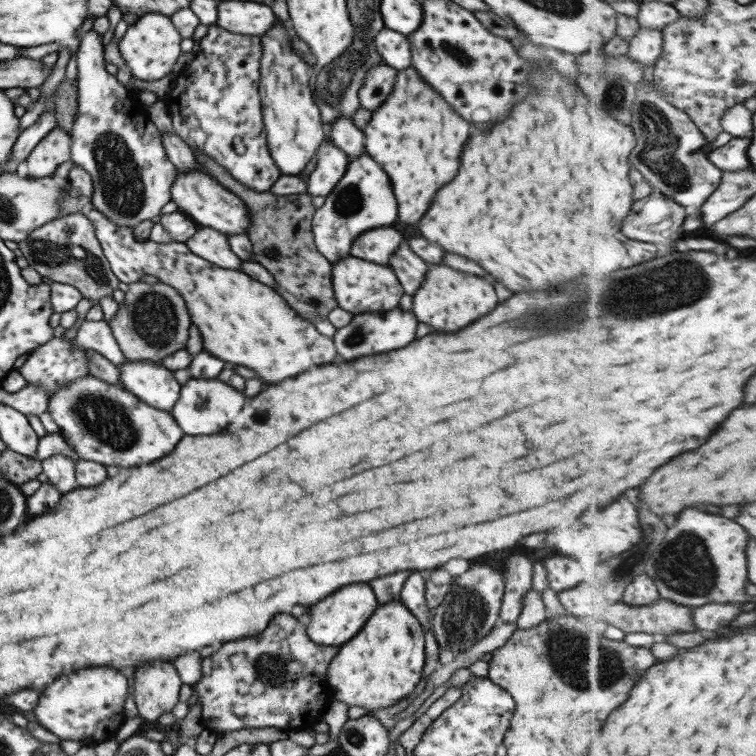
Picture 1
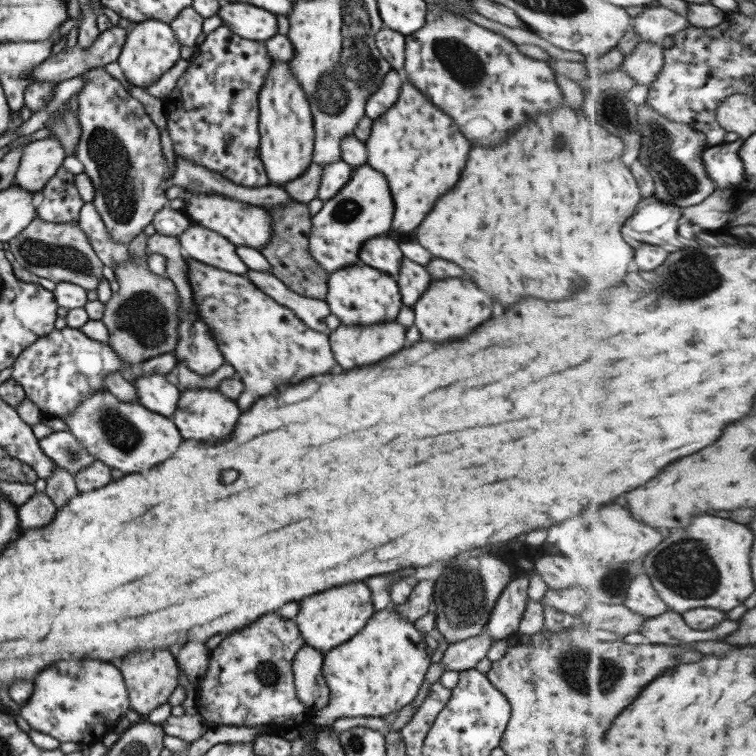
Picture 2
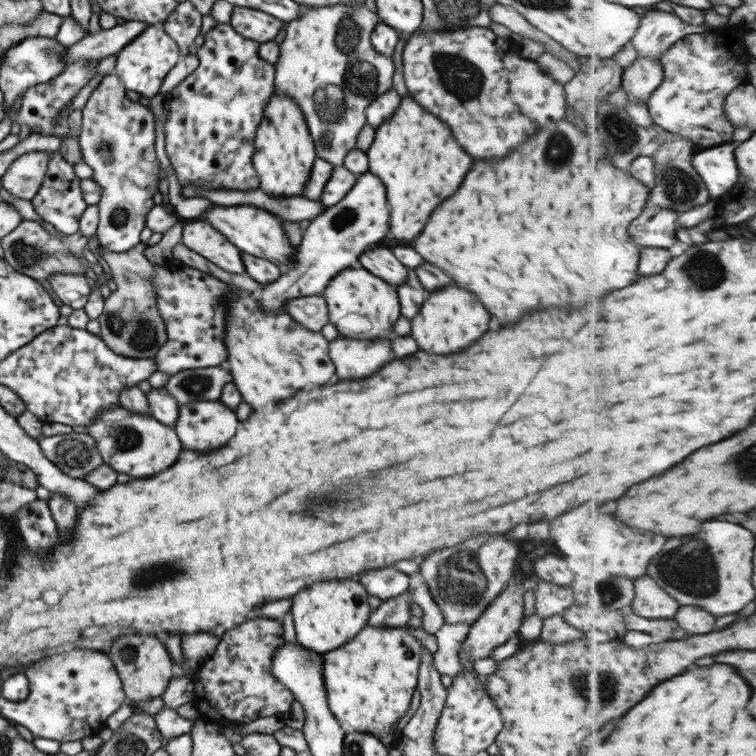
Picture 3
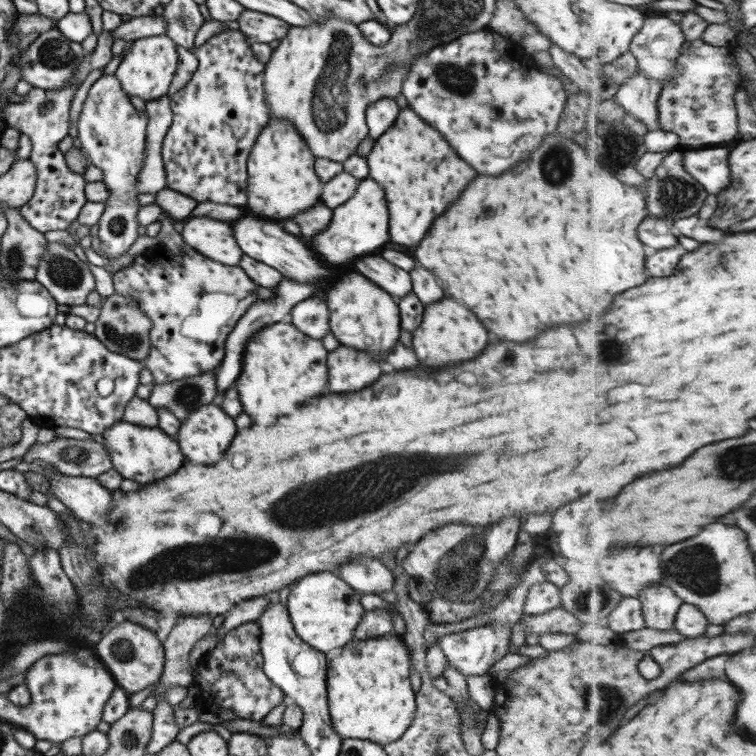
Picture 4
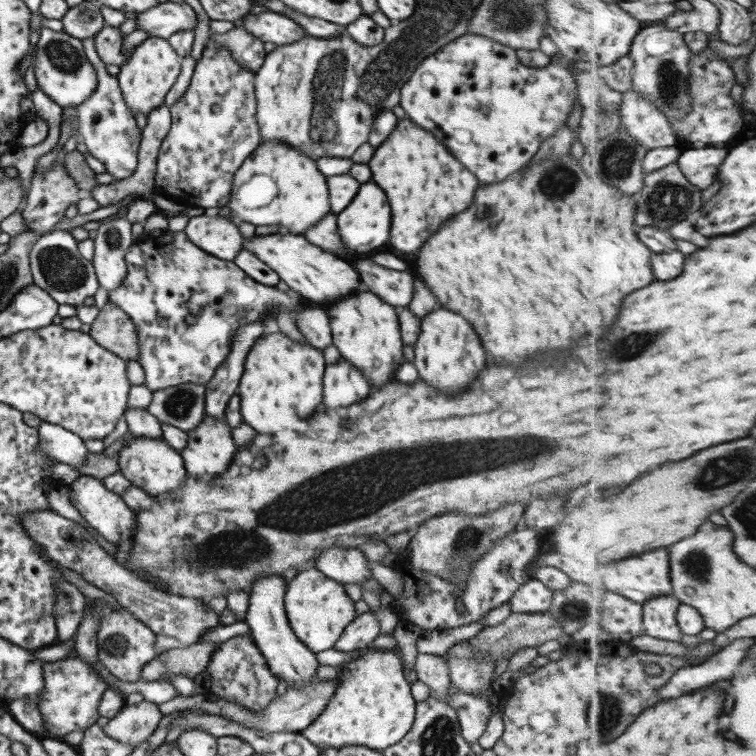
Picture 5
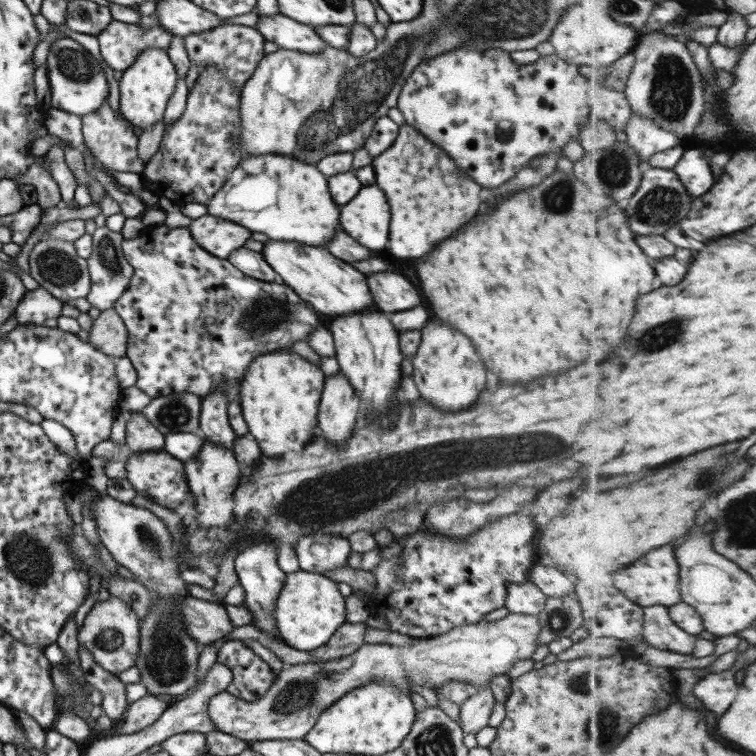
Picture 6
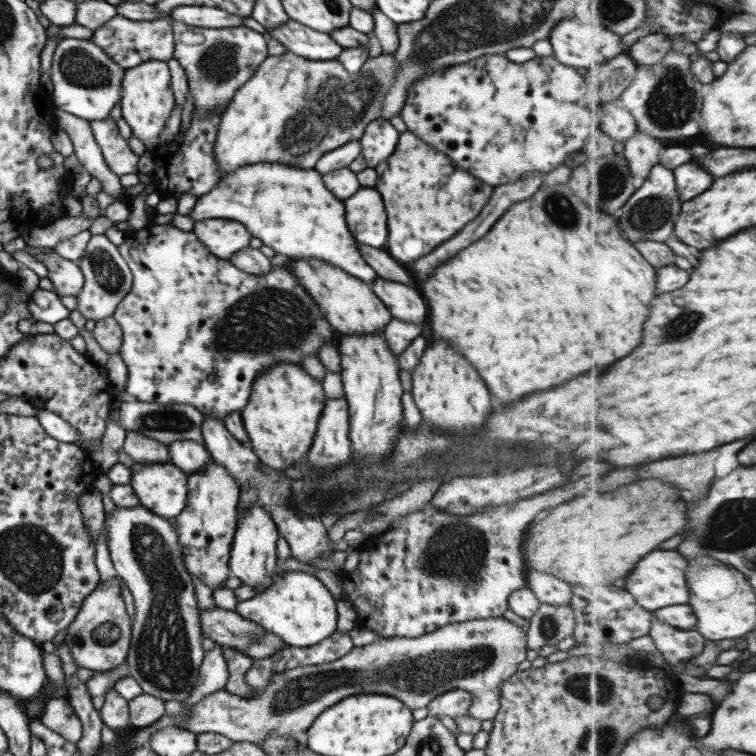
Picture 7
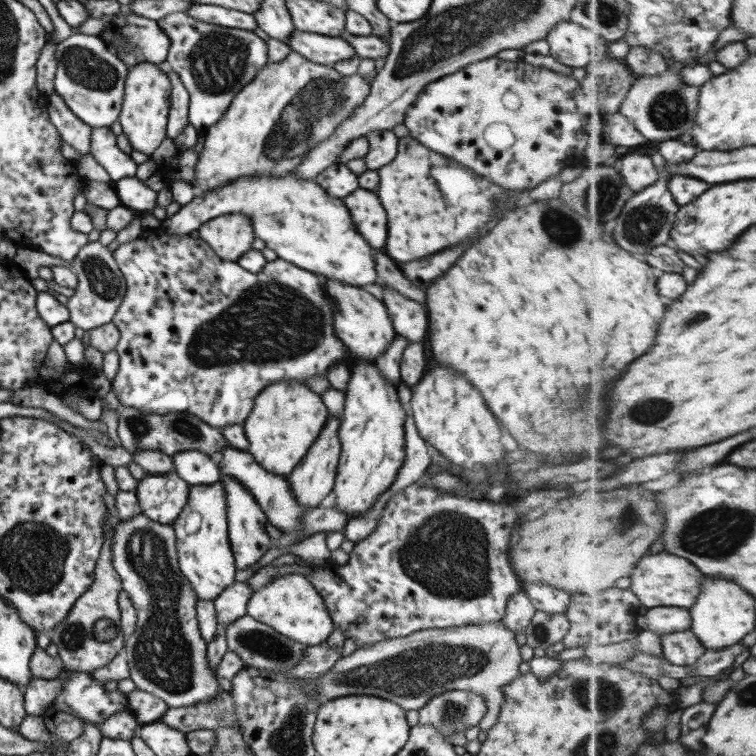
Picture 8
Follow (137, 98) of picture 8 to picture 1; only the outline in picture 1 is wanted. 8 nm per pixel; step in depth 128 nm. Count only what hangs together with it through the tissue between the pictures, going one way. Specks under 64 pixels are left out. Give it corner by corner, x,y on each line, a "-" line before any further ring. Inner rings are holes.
151,12
138,17
133,24
128,25
118,41
118,49
124,66
133,79
155,81
172,73
173,64
183,54
180,51
181,39
168,16

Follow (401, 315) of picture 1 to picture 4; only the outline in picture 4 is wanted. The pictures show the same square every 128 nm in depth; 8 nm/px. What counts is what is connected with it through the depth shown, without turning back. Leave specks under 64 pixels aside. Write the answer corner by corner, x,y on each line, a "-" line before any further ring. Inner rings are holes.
337,346
328,352
326,357
329,392
347,394
369,386
379,376
380,363
379,358
367,352

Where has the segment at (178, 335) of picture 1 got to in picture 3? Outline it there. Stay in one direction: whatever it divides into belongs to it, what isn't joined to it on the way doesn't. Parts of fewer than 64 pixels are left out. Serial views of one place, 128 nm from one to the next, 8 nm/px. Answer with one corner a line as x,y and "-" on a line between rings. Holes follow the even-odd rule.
139,242
121,253
101,249
101,256
98,257
112,276
116,288
112,293
105,293
103,308
97,317
97,336
111,352
136,359
152,358
166,340
165,322
155,306
155,288
151,282
151,277
155,274
152,264
143,256
145,246
143,242

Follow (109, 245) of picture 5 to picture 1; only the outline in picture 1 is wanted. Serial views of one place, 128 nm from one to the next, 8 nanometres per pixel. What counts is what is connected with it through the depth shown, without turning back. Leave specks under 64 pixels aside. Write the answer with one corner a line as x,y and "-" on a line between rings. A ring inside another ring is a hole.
93,29
81,36
75,52
76,77
76,115
70,133
70,160
75,166
83,168
92,182
92,194
87,200
107,220
117,226
133,228
141,220
157,216
159,209
170,201
170,186
175,180
175,166
169,162
161,144
161,134
148,119
148,112
133,94
104,70
101,35

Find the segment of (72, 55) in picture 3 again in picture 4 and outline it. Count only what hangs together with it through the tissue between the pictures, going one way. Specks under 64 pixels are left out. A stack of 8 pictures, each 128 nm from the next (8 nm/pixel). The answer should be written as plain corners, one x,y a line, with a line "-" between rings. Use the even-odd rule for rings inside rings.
163,15
138,16
124,21
115,30
109,31
111,38
120,38
123,42
134,41
135,39
147,36
165,35
167,21

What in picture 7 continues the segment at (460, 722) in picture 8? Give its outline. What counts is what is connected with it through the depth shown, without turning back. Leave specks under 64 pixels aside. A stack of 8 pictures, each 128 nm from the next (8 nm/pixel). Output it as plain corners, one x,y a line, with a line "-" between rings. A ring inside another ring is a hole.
451,689
429,701
426,706
426,716
437,719
441,716
449,716
452,719
457,716
467,716
469,704
471,704
471,695
468,691

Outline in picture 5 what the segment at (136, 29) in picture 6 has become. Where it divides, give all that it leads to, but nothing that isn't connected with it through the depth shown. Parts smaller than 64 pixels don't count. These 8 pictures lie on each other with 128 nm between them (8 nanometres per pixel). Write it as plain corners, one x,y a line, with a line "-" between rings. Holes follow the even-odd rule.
105,24
93,36
97,56
101,59
103,65
107,66
110,70
116,70
121,67
130,56
131,50
121,51
123,38
119,27

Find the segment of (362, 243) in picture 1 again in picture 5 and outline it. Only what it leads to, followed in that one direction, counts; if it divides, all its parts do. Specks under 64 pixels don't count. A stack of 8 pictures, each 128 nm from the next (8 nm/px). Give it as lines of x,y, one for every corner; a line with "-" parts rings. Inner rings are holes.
373,259
357,260
354,266
364,290
373,292
379,300
393,307
409,304
413,296
411,276
405,272
385,270
379,264
373,264

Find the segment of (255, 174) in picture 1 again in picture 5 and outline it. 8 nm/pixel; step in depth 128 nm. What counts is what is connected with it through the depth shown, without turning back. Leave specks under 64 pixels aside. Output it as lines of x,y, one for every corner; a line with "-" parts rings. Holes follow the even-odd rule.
204,44
187,90
170,106
170,128
157,151
153,192
185,207
219,208
228,202
233,173
260,144
254,118
253,73
246,72
219,44

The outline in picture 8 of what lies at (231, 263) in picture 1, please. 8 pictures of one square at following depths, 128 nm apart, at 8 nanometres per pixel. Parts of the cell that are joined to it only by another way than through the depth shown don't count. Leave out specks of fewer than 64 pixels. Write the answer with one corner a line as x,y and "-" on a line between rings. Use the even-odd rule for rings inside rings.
241,213
221,215
201,224
197,236
223,260
236,262
237,258
251,249
254,234
251,219

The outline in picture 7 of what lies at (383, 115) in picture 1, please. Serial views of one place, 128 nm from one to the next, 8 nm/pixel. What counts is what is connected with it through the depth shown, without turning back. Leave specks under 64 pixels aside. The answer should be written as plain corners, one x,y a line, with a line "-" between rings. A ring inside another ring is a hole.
407,130
398,134
397,144
395,144
395,150
393,154
379,162
375,166
375,172
379,176
379,182
375,182
375,190
381,194
383,198
383,206
385,206
385,212
387,212
387,244
385,244
385,250
391,258
399,260
399,262
411,262
411,260
417,260
421,256
425,256
427,252
431,252
435,246
439,246
441,242
449,240
453,234
457,234
469,220
473,220
477,216
477,212
480,212
483,205
488,201
492,194
492,187
477,178
474,178
475,183
470,190
467,190
463,198
459,200
453,200
450,194
447,194
445,190
441,190
441,184
445,180
447,174
453,172
452,160
437,152
433,147
425,144
423,140
415,137
-
457,206
461,206
461,212
465,212
465,216
457,216

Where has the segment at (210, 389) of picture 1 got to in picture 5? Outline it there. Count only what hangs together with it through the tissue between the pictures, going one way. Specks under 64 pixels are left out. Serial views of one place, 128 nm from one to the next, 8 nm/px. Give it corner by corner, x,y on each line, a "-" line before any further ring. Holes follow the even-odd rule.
203,416
201,422
186,433
187,444
178,452
186,476
209,480
229,468
237,448
233,446
230,427
225,421

